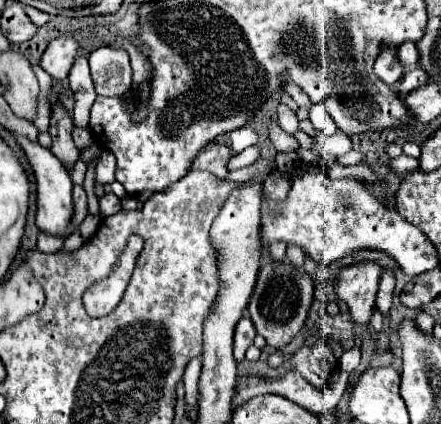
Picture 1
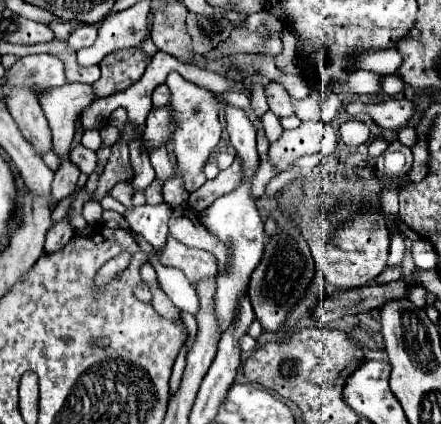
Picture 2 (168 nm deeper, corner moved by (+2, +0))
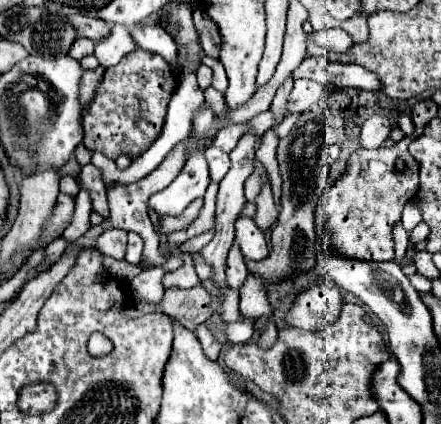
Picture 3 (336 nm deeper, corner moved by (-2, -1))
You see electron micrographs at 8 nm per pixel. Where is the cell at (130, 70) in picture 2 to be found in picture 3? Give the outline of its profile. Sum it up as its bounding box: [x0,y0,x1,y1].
[83,50,179,160]

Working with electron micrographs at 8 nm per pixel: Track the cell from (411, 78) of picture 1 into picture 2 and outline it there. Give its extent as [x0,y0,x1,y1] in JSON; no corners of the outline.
[379,75,403,97]

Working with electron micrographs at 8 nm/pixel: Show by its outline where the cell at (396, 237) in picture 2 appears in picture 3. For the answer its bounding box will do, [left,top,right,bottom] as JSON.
[401,206,421,232]

